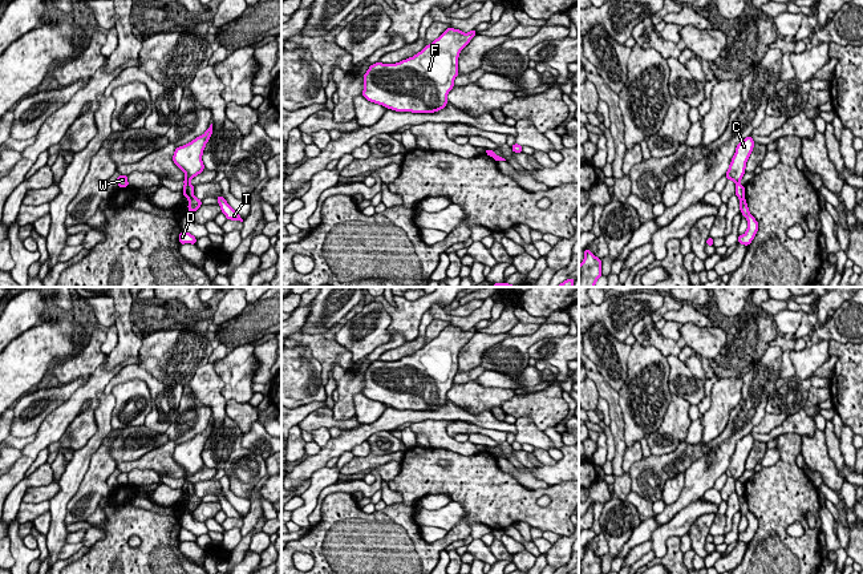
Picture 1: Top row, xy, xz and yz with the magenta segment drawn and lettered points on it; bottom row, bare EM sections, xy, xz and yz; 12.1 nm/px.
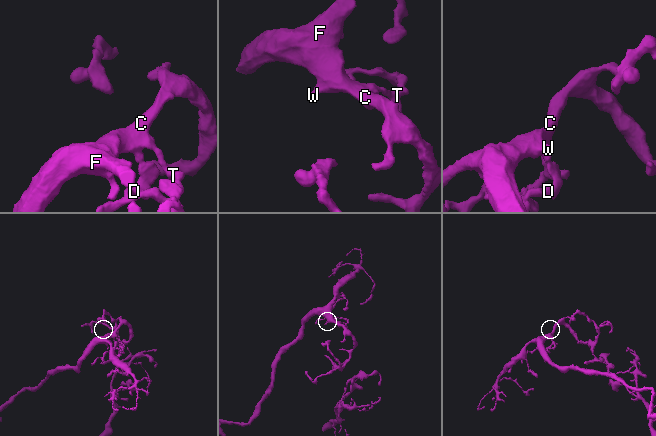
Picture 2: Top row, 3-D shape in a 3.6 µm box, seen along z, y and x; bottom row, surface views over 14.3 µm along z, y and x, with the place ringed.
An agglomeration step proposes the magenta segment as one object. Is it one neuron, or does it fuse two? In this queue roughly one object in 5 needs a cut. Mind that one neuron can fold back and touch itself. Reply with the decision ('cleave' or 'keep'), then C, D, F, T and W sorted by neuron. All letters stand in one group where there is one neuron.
cleave; C F T W / D

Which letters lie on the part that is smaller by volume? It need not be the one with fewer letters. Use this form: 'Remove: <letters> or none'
Remove: D

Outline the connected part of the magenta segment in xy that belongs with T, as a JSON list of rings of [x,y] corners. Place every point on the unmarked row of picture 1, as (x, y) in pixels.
[[[222,493],[216,494],[216,497],[222,506],[222,510],[226,513],[227,517],[243,520],[240,513],[226,500]]]

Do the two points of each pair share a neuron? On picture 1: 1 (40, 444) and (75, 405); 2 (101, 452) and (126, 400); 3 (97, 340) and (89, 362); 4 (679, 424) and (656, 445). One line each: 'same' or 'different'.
1: same
2: different
3: same
4: same

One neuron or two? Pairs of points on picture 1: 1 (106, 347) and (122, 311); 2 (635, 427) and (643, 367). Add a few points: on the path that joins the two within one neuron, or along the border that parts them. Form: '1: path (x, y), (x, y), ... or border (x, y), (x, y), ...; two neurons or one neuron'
1: border (116, 324), (117, 344), (106, 356); two neurons
2: path (641, 412), (643, 382); one neuron

